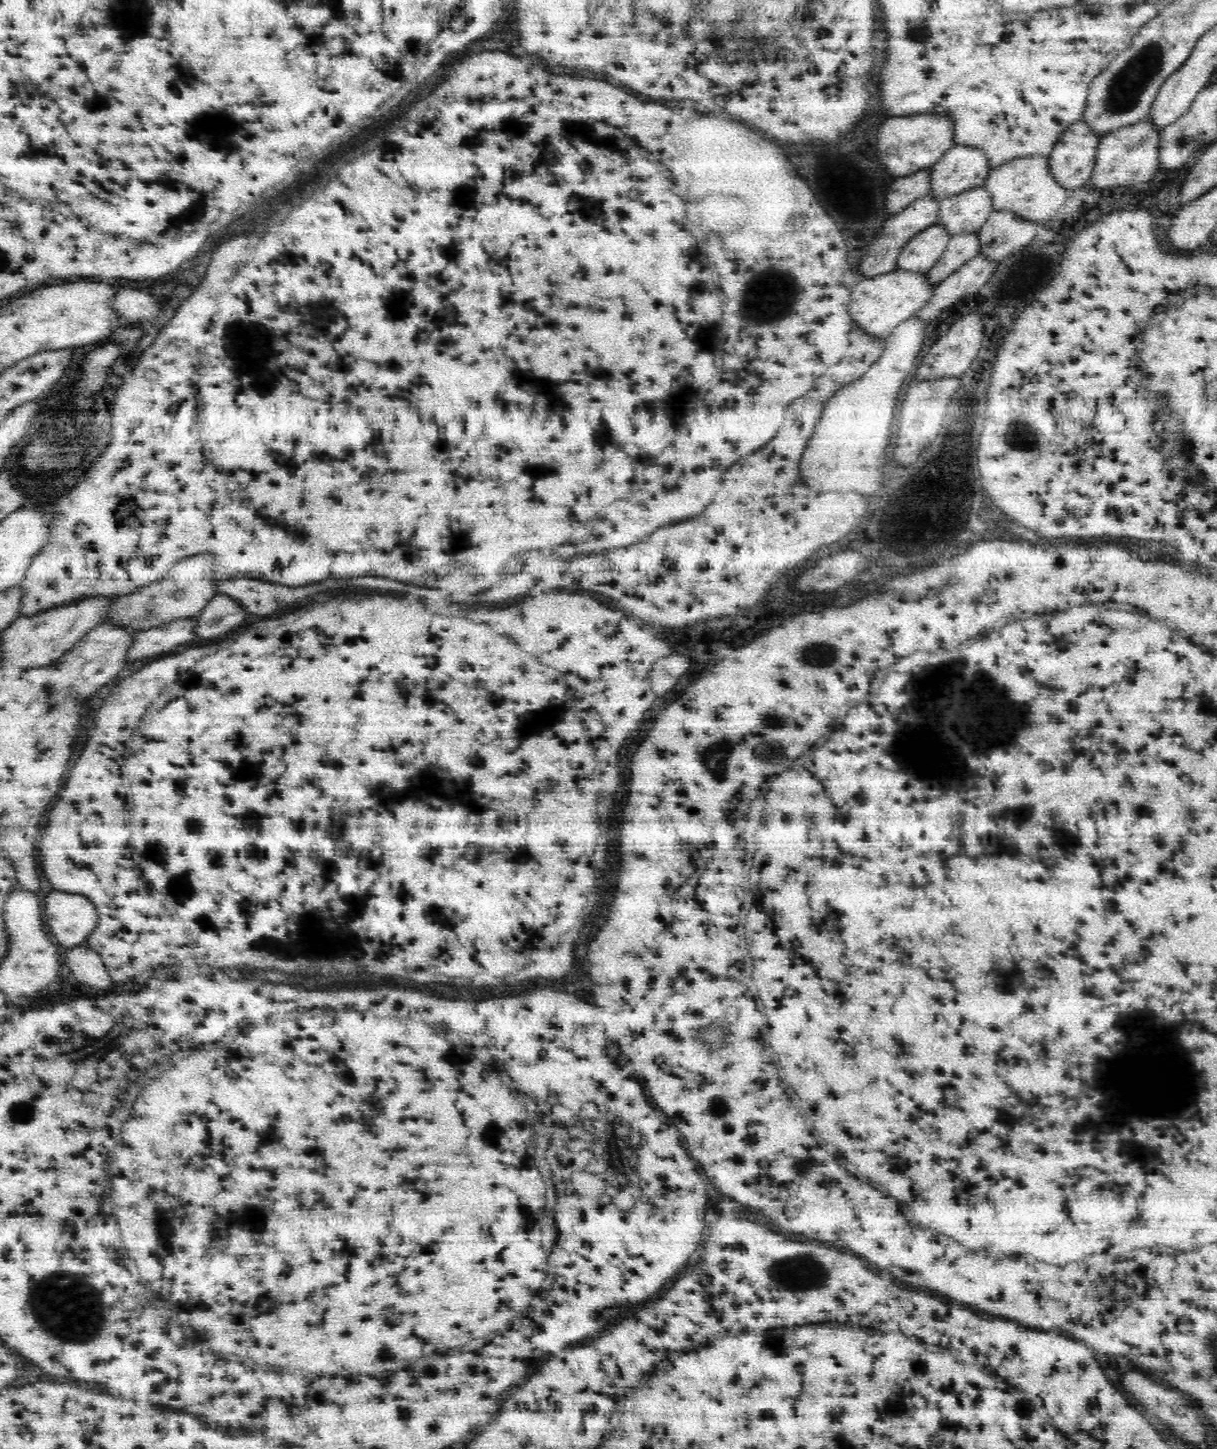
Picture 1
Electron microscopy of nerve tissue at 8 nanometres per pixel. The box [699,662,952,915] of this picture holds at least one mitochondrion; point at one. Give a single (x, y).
(771, 718)

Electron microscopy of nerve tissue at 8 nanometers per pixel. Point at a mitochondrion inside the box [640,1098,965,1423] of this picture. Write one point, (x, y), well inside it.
(795, 1272)

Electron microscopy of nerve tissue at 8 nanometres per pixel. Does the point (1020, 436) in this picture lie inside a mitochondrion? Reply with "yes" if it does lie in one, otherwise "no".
yes

